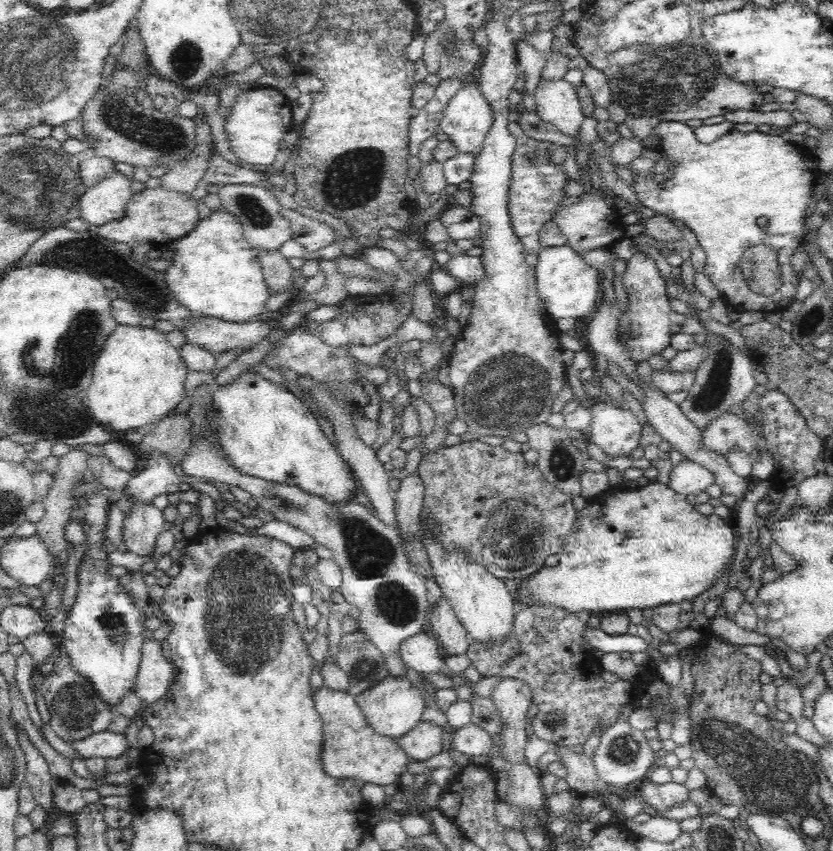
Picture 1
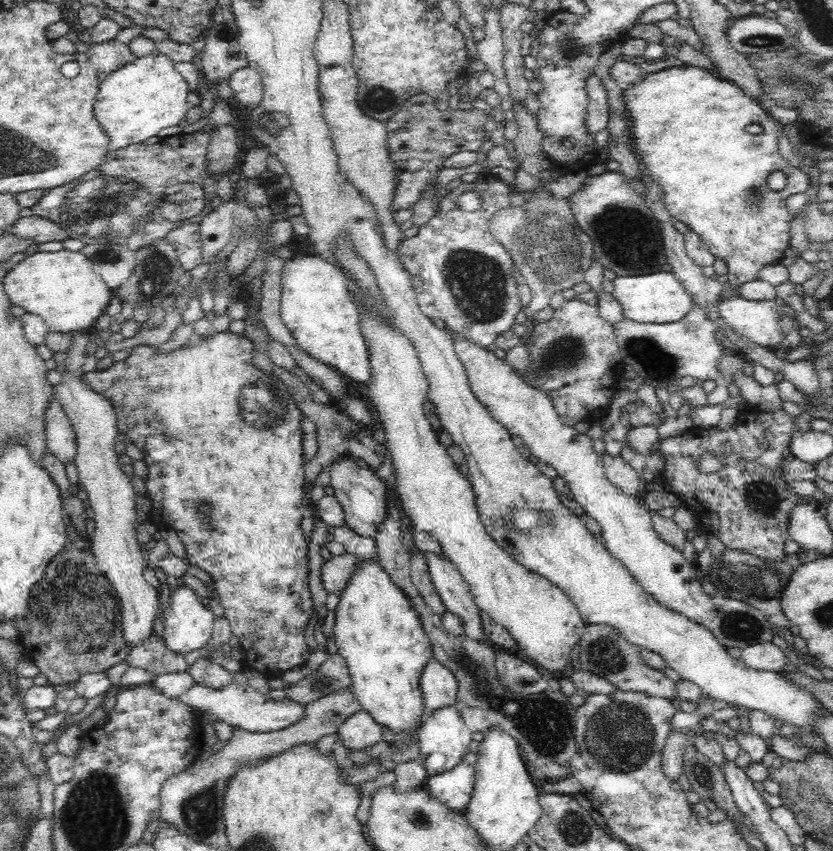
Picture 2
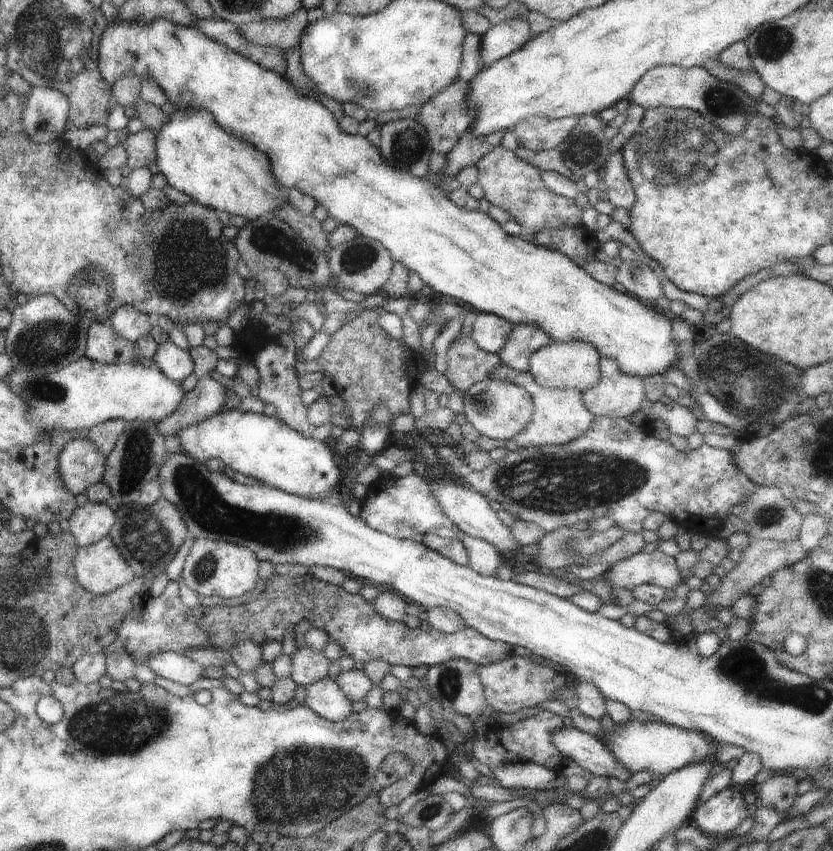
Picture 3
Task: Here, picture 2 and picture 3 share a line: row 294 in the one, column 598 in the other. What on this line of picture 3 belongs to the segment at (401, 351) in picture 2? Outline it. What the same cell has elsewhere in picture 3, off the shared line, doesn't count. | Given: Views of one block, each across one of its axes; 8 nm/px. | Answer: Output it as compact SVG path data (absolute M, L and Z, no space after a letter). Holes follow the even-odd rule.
M552 341L530 357L529 373L542 387L576 389L583 394L601 381L600 351L594 345L582 341L561 343Z

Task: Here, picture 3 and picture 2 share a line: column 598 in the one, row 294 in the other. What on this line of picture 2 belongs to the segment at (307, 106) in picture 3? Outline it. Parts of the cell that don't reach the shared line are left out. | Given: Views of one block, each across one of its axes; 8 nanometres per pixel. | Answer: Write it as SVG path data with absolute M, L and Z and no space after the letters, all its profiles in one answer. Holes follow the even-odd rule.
M320 256L291 258L283 265L279 314L302 351L343 375L349 376L352 380L367 384L370 380L370 357L368 357L370 353L367 351L367 343L361 332L358 302L351 298L347 284L347 276L344 276L338 265L332 265Z

